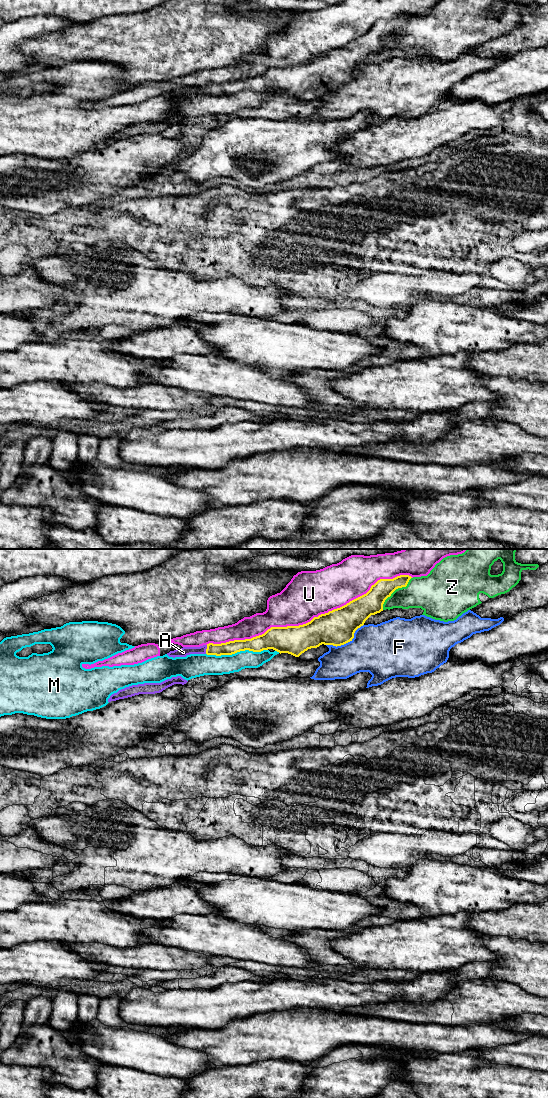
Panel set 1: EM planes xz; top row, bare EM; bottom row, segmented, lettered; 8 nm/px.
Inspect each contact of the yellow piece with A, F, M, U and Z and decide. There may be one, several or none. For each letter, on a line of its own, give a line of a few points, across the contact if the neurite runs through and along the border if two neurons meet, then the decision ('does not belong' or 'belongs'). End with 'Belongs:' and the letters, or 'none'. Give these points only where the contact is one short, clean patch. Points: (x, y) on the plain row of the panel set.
A: xz (231, 87), (206, 89), (186, 90), (183, 92) | belongs
F: does not belong
M: does not belong
U: does not belong
Z: does not belong
Belongs: A

